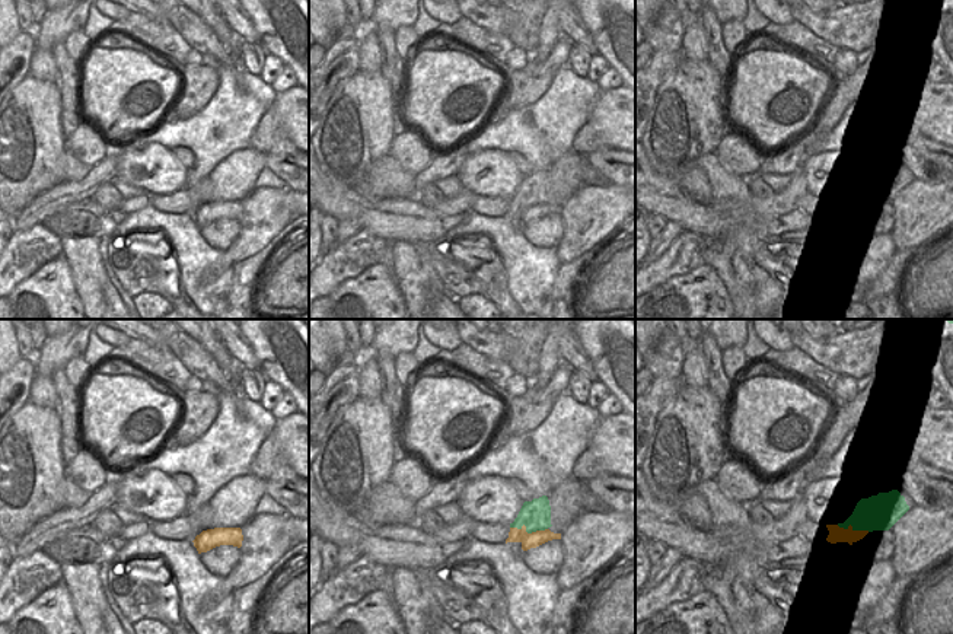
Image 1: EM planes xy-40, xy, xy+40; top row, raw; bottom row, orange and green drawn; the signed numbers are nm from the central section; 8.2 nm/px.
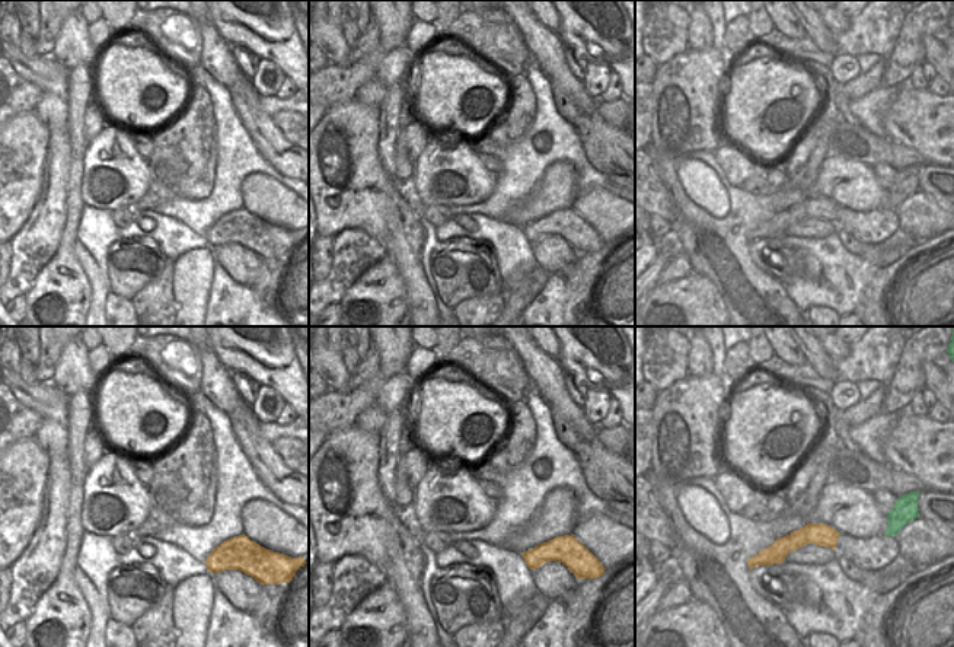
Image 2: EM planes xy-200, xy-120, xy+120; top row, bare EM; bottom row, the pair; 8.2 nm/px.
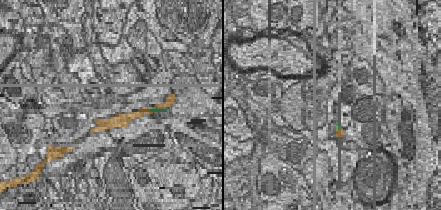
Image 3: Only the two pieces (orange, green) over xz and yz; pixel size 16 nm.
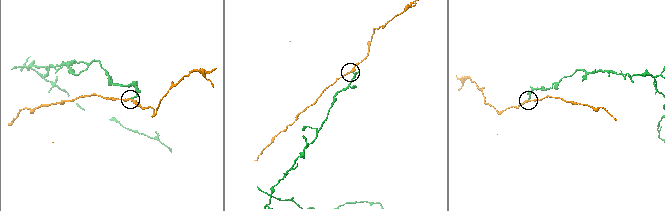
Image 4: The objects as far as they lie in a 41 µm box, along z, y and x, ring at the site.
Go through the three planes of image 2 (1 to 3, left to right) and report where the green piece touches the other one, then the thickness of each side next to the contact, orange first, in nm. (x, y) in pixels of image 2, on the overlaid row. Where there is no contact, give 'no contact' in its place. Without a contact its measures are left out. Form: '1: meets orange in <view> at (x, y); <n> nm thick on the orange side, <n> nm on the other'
1: no contact
2: no contact
3: no contact

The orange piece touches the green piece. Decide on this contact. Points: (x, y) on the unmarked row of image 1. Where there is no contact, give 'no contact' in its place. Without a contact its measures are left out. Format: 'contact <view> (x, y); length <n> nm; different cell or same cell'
contact xy (526, 206); length 320 nm; different cell

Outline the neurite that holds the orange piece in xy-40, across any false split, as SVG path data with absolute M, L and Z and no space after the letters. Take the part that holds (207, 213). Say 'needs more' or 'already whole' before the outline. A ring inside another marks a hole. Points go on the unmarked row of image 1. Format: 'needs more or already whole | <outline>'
already whole | M214 201L203 204L192 216L198 227L201 227L220 219L233 219L240 222L242 214L243 208L240 201Z

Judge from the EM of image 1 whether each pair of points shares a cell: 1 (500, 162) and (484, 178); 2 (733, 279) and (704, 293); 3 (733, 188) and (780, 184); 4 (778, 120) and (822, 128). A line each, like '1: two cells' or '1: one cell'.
1: one cell
2: two cells
3: two cells
4: two cells

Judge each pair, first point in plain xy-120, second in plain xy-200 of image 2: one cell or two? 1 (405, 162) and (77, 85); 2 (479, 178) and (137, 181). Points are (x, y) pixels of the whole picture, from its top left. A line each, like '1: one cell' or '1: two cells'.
1: one cell
2: one cell

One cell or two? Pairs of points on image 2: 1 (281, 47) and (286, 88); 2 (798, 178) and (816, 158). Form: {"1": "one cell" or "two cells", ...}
{"1": "two cells", "2": "one cell"}

